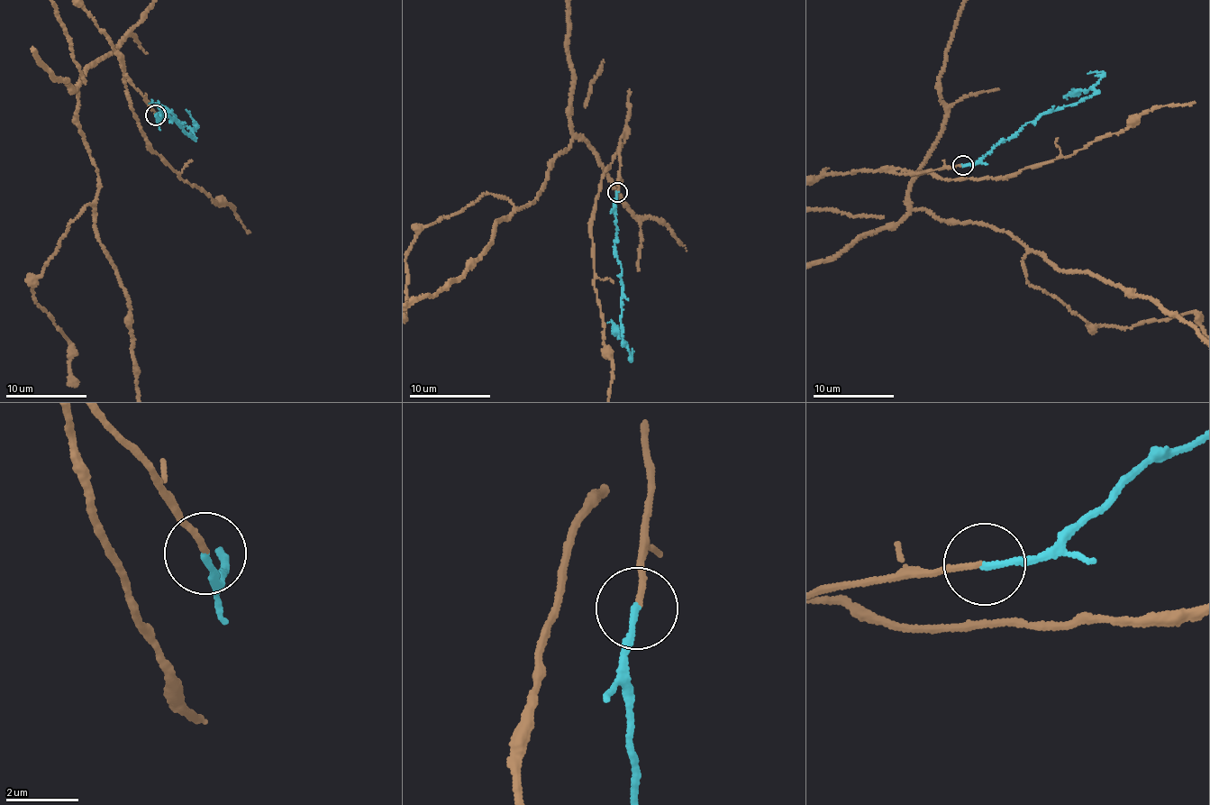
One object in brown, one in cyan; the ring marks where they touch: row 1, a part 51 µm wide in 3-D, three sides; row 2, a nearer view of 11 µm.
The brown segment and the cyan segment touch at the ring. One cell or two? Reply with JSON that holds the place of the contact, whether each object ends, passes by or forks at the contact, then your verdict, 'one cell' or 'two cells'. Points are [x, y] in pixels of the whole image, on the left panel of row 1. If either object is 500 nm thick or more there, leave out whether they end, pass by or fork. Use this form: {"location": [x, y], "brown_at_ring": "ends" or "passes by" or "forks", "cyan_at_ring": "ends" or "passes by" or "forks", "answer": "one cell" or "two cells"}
{"location": [156, 115], "brown_at_ring": "ends", "cyan_at_ring": "ends", "answer": "one cell"}

